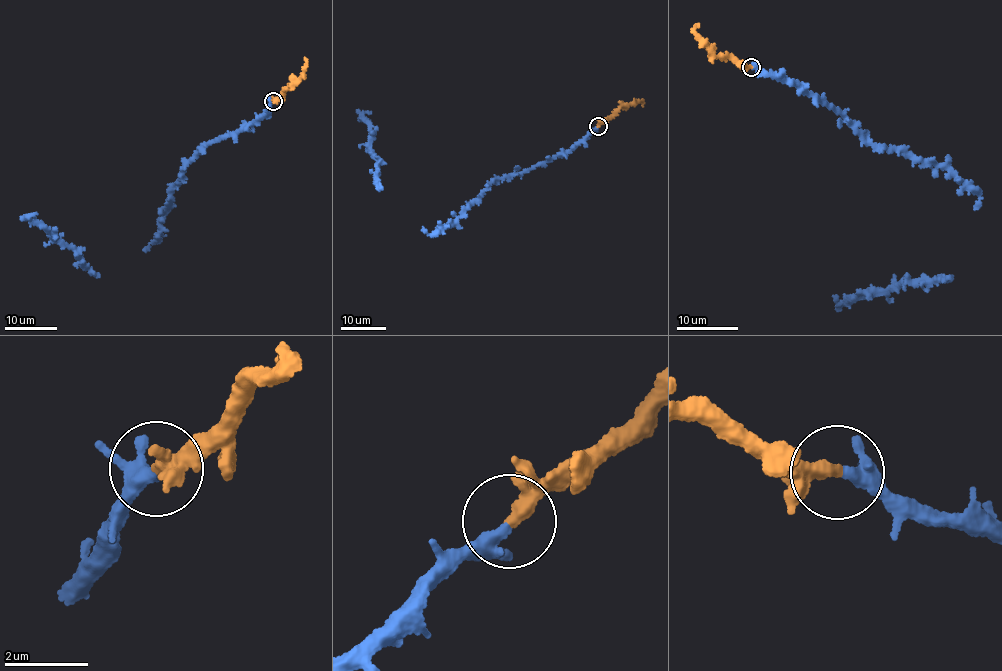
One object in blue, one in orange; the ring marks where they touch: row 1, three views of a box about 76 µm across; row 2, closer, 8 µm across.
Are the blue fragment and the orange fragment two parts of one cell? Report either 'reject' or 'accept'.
accept

